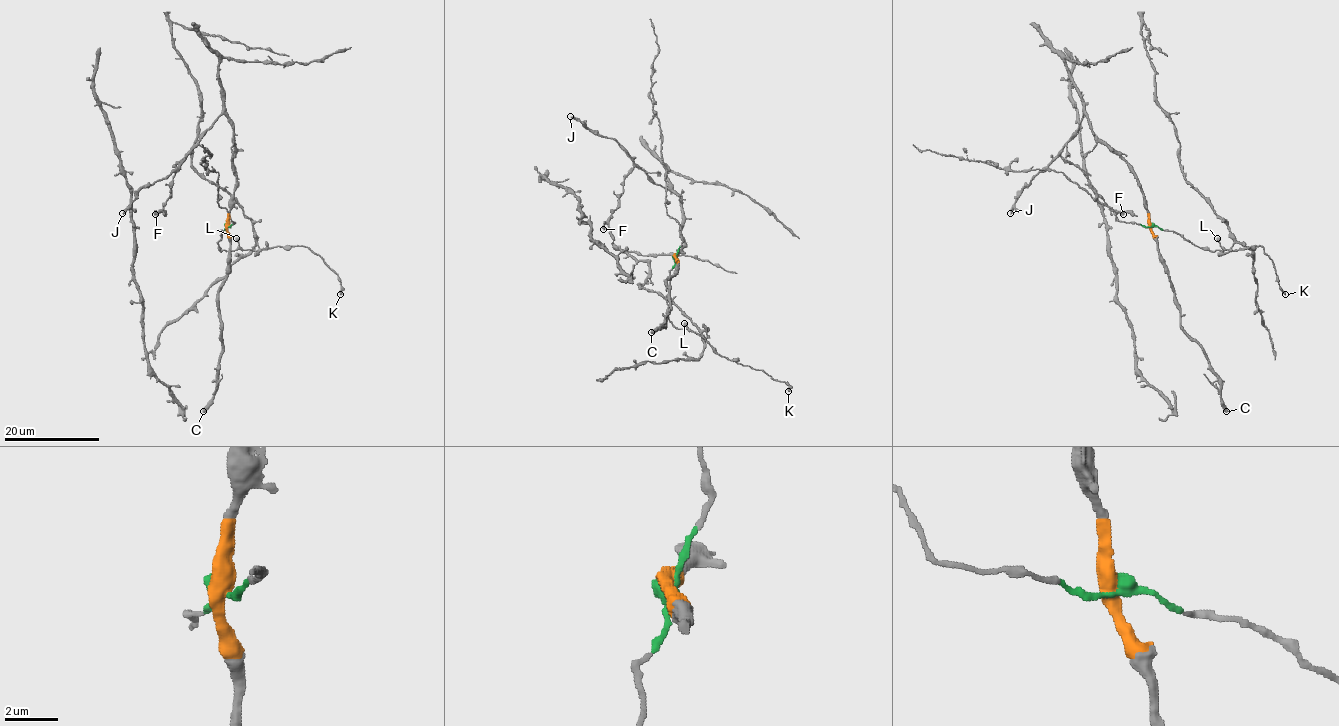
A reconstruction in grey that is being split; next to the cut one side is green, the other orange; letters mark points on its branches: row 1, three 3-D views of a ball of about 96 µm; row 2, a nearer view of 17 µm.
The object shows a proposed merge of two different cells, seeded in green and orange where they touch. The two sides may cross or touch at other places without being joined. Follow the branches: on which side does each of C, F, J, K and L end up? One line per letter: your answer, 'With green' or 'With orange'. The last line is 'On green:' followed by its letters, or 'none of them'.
C: With orange
F: With orange
J: With orange
K: With green
L: With green
On green: K, L

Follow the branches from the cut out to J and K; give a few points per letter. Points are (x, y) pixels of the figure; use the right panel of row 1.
J: (1151, 225), (1141, 185), (1134, 170), (1095, 135), (1084, 114), (1079, 127), (1064, 148), (1020, 192), (1010, 213)
K: (1151, 225), (1179, 233), (1196, 246), (1214, 250), (1261, 246), (1272, 260), (1279, 287), (1285, 295)

